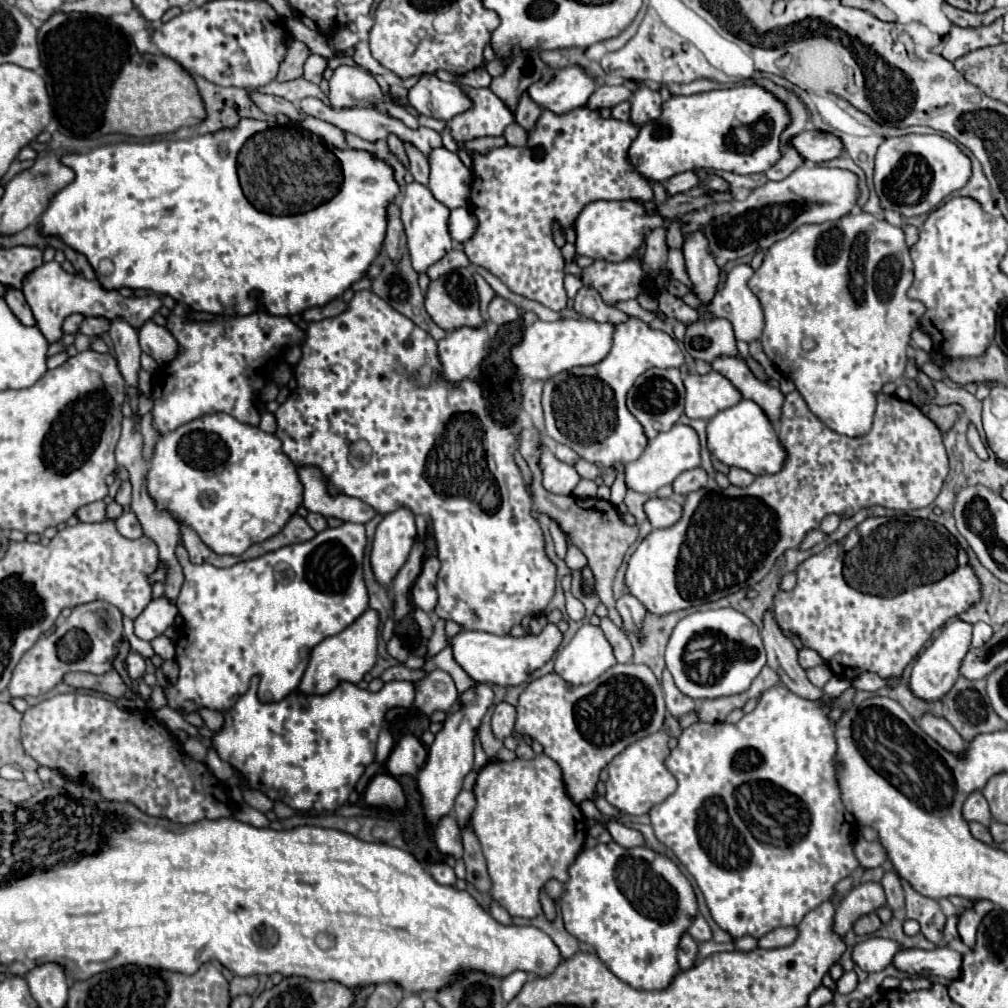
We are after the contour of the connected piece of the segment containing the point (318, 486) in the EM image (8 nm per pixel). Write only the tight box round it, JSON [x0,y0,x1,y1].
[297,469,377,523]

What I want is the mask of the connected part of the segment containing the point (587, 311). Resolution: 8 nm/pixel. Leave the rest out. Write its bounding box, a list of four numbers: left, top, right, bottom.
[573,285,629,323]

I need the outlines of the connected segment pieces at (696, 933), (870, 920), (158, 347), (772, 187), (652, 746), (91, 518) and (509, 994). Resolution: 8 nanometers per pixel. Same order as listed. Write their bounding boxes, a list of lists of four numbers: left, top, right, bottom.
[[687,913,711,941],[853,913,881,935],[139,319,177,365],[681,165,859,267],[605,731,677,815],[77,501,107,523],[501,971,527,1003]]

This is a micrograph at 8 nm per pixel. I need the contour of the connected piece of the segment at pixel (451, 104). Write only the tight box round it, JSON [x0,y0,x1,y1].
[407,73,469,121]

